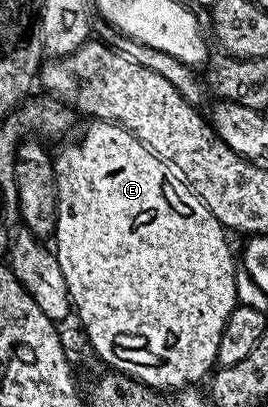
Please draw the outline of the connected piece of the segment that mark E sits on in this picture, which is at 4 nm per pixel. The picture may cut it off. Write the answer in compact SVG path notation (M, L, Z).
M96 119L88 122L89 126L85 129L85 134L78 141L73 141L70 145L62 147L53 157L53 171L55 175L55 191L57 192L57 232L55 234L55 252L59 259L59 267L63 267L63 279L67 279L67 287L69 288L69 298L73 300L73 309L75 317L81 320L81 325L85 328L85 333L89 336L89 341L93 344L93 349L106 361L110 370L123 373L127 377L132 377L134 381L140 381L142 385L158 391L169 391L165 389L181 389L184 385L193 385L196 381L201 381L210 376L211 370L217 365L217 352L219 351L219 338L223 335L223 327L227 323L227 319L231 315L231 311L237 308L239 302L236 293L236 273L238 266L233 265L233 253L229 250L229 241L225 226L220 225L215 219L215 215L211 215L211 211L207 211L207 207L197 198L190 189L185 186L185 182L173 172L169 166L164 165L158 157L155 156L142 141L137 138L134 133L128 133L122 125L114 124L112 121L98 121Z

